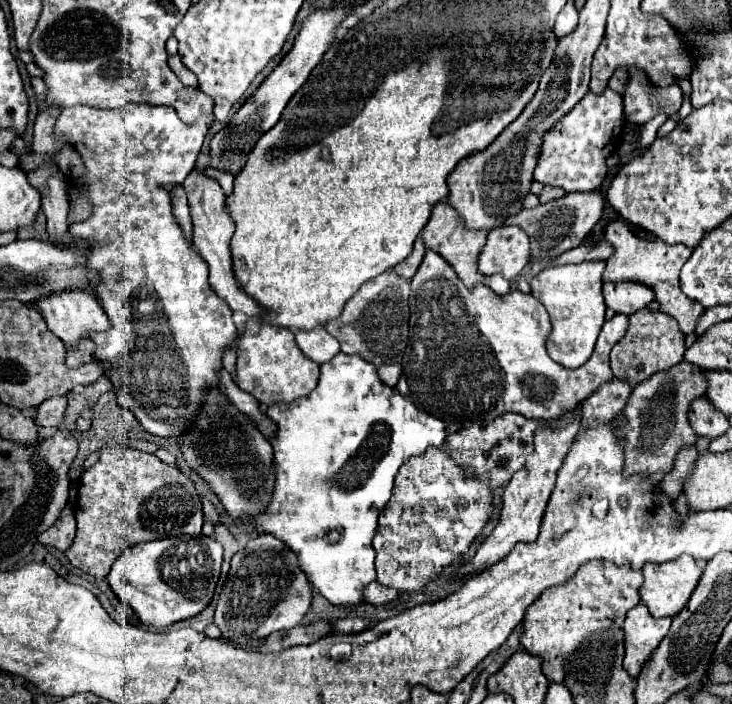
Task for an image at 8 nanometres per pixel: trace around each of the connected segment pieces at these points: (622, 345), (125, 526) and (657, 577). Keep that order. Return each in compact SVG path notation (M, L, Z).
M646 307L638 313L632 313L628 319L630 325L626 335L614 345L610 353L610 365L616 379L630 381L630 385L638 385L642 379L648 379L658 371L666 371L684 359L684 333L680 331L678 321L674 317L662 313L660 309Z
M112 441L104 445L98 463L86 469L80 477L76 521L78 521L76 539L66 549L66 557L74 567L82 569L84 573L104 579L114 559L124 549L138 543L176 537L176 535L198 535L204 519L202 519L202 503L198 499L192 479L186 477L176 465L166 465L152 453L142 453L138 449L122 447L118 441Z
M682 555L666 563L646 563L642 567L642 573L644 573L644 583L640 587L640 597L642 603L650 609L652 617L674 617L684 609L686 601L690 599L690 593L694 593L702 577L702 567L694 561L694 557Z

